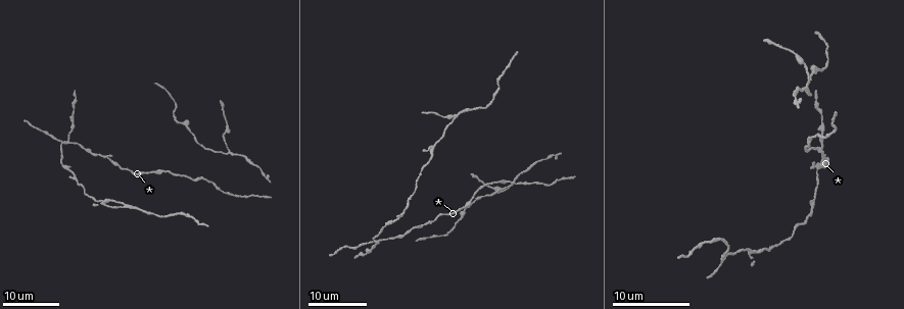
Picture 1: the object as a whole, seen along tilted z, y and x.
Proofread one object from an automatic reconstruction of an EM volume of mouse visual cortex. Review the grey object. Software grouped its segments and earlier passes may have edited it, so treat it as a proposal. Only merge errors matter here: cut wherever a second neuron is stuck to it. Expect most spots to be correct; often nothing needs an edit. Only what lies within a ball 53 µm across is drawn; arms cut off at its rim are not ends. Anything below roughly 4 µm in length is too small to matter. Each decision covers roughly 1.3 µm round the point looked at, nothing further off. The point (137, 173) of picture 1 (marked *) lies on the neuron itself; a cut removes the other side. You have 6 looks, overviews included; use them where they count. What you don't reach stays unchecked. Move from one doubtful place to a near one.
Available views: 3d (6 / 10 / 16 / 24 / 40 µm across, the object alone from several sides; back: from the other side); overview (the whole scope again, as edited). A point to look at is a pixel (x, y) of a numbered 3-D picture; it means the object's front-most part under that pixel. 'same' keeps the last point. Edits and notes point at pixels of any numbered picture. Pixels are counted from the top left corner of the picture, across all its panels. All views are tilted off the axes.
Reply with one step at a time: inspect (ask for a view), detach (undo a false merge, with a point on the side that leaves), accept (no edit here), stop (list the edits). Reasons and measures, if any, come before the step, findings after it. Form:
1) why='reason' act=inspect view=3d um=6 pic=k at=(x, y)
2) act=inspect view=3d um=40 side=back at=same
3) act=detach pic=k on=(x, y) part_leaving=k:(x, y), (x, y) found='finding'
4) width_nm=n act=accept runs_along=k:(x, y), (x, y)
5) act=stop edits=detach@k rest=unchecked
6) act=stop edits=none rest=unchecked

why='four-way junction' act=inspect view=3d um=16 pic=1 at=(376, 242)

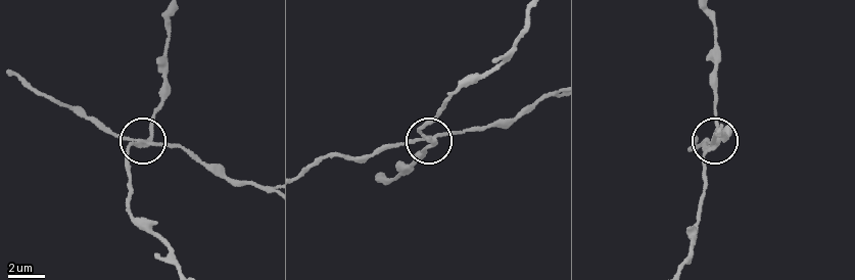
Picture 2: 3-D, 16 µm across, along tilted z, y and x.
act=inspect view=3d um=10 pic=2 at=(149, 142)

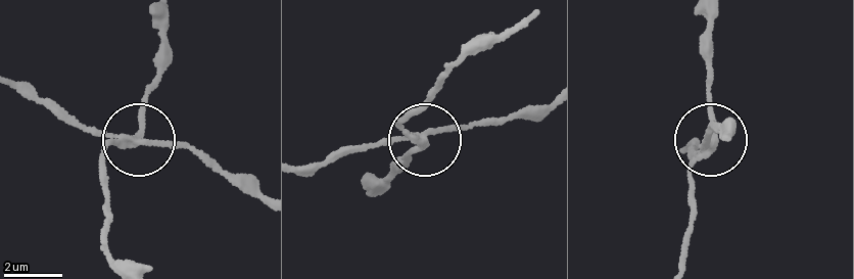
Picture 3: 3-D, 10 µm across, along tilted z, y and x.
act=inspect view=3d um=6 pic=3 at=(419, 144)

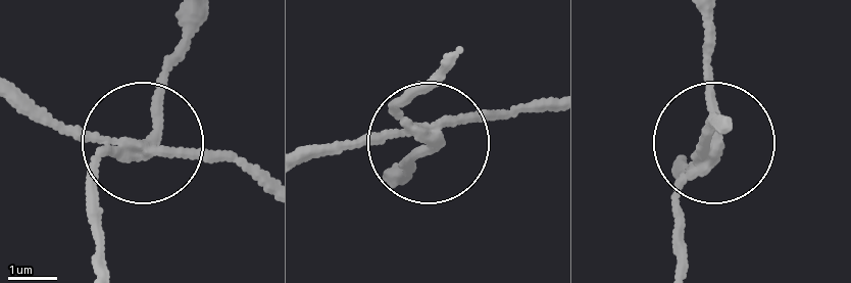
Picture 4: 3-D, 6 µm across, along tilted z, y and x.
act=accept runs_along=4:(547, 101), (470, 113), (402, 174) found='one neuron here'

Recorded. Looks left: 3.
why='three-way junction' act=inspect view=3d um=24 pic=1 at=(453, 116)

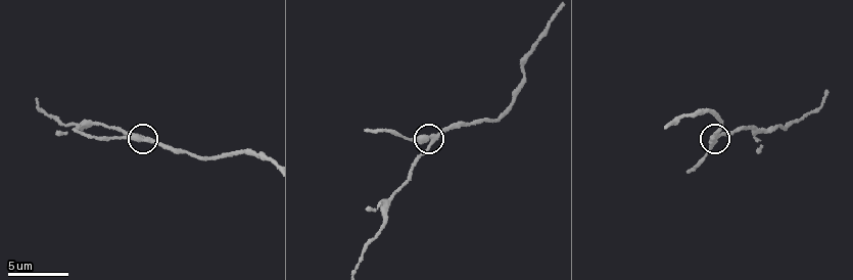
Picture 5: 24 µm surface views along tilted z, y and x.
why='zoom in' act=inspect view=3d um=10 pic=5 at=(139, 141)

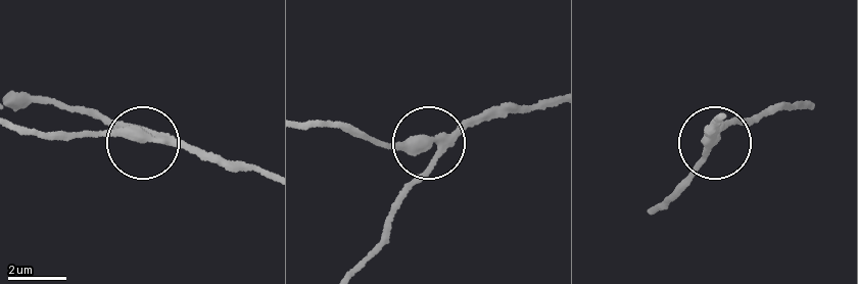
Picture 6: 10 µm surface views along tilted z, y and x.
side_arm_um=6 act=accept runs_along=6:(352, 269), (425, 169), (429, 145), (350, 133) found='one neuron here'

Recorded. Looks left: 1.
act=stop edits=none rest=unchecked

